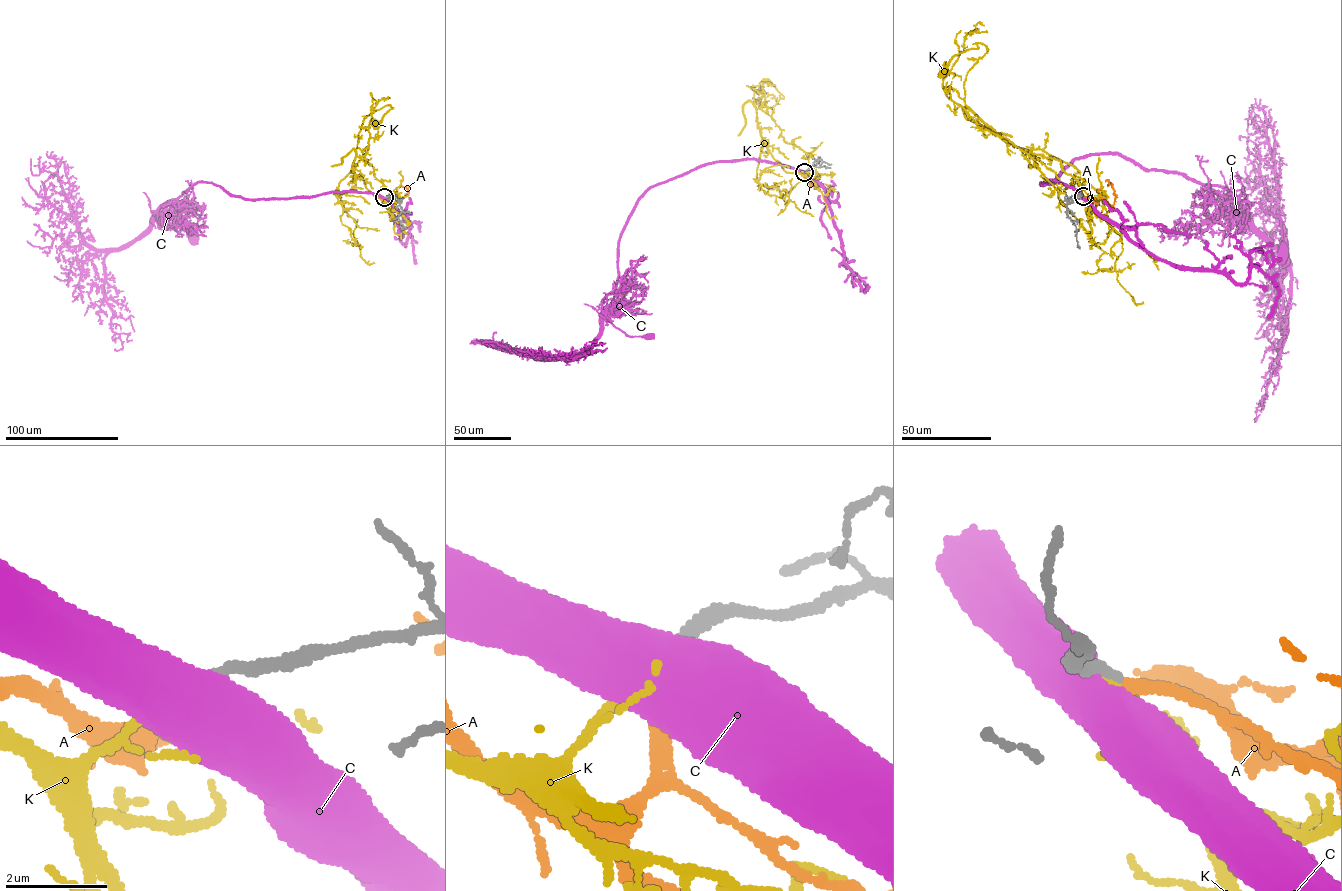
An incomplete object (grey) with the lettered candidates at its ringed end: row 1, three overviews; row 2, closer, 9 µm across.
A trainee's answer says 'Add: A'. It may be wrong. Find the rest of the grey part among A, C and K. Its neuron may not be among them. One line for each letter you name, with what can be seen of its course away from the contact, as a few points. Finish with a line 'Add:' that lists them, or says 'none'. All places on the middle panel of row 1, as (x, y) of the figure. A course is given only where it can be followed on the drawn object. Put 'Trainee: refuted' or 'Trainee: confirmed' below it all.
A: course (804, 172), (803, 176), (815, 186), (830, 186), (816, 184)
Add: A
Trainee: confirmed

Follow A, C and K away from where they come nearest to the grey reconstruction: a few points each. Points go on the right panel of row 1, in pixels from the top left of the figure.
A: (1083, 196), (1101, 198), (1110, 207), (1116, 197), (1109, 181), (1107, 186)
C: (1082, 196), (1058, 181), (1039, 183), (1054, 181), (1075, 160), (1119, 153), (1258, 203), (1280, 218), (1282, 256)
K: (1082, 196), (1060, 161), (1006, 141), (965, 104), (967, 72), (986, 47), (977, 43), (956, 54), (943, 70)

